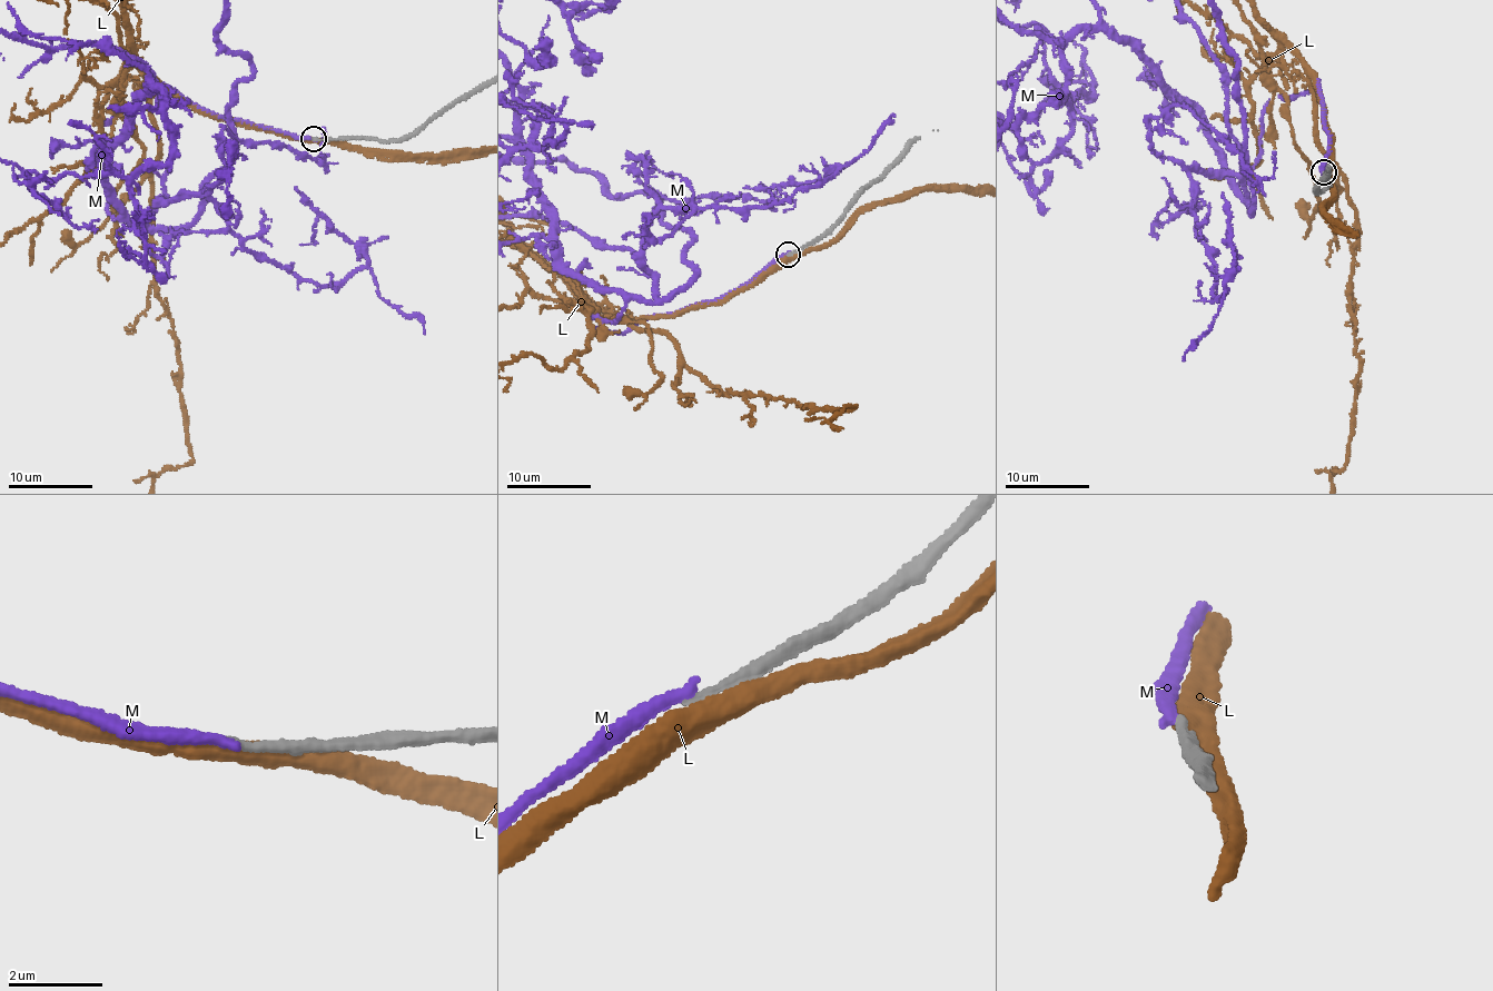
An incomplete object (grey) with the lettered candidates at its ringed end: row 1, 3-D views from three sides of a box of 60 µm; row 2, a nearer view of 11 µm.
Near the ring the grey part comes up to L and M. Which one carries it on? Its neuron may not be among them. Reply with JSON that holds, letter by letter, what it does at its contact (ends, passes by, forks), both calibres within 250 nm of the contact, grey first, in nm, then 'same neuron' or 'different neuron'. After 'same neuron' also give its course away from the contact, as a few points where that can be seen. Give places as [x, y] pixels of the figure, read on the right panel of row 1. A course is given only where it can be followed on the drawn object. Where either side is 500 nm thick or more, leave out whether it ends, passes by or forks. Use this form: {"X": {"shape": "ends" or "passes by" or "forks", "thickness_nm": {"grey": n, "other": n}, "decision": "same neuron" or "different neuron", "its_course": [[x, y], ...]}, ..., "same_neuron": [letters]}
{"L": {"shape": "passes by", "thickness_nm": {"grey": 320, "other": 420}, "decision": "different neuron"}, "M": {"shape": "ends", "thickness_nm": {"grey": 200, "other": 280}, "decision": "different neuron"}, "same_neuron": []}

